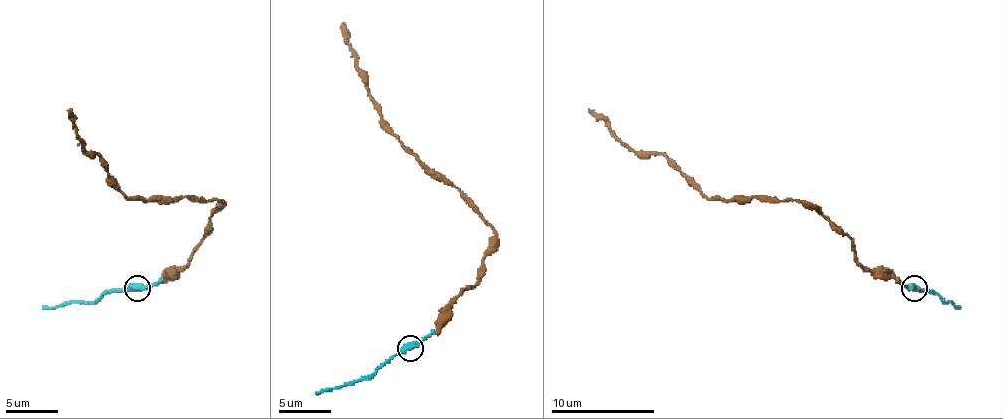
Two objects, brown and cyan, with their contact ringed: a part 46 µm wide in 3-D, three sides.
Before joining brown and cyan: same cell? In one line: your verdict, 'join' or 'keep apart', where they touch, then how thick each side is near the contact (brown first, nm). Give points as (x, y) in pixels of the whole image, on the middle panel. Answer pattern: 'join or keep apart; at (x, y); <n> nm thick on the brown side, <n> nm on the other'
join; at (410, 348); 180 nm thick on the brown side, 480 nm on the other

